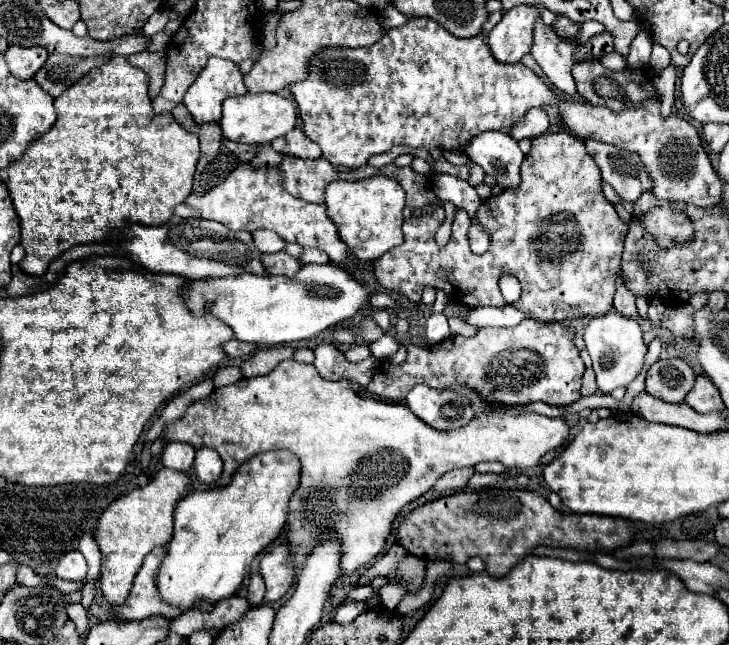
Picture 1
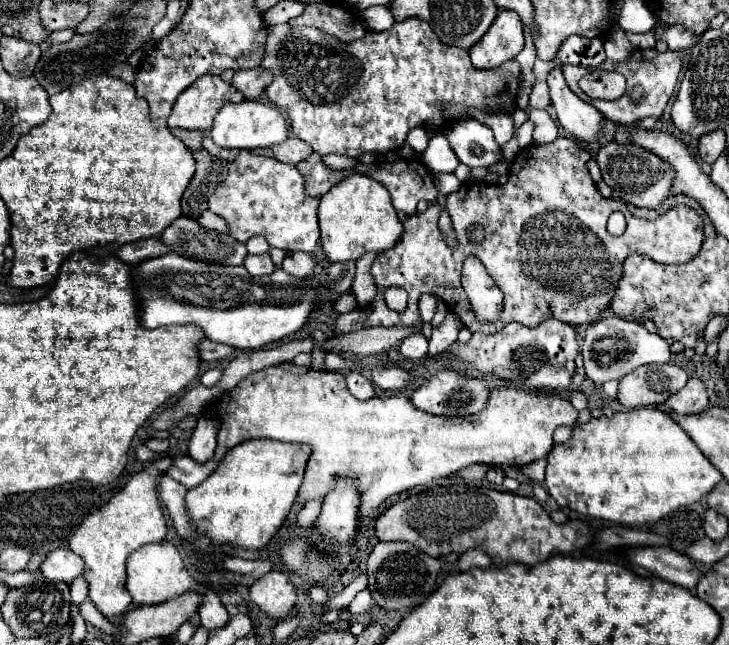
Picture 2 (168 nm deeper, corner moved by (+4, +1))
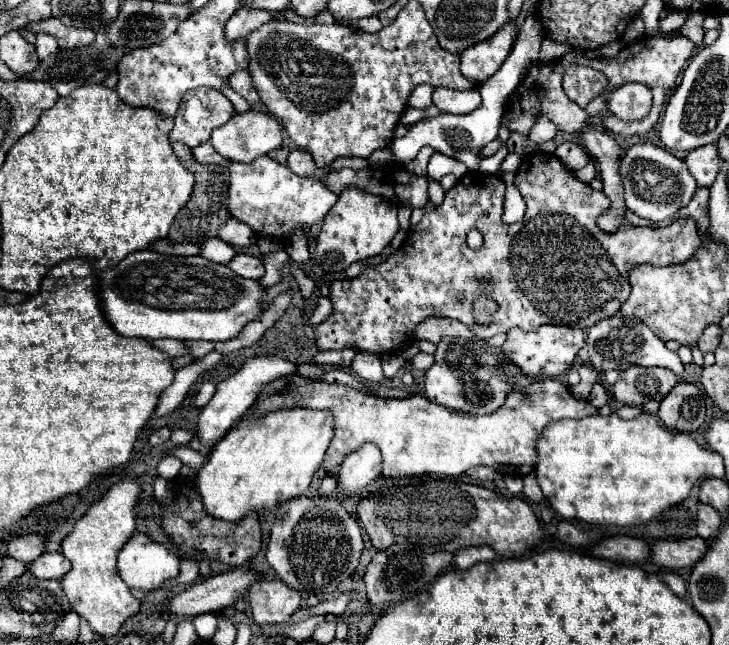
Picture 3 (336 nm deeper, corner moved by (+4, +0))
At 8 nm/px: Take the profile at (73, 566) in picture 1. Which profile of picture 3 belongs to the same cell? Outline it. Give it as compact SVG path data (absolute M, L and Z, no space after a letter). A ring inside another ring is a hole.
M44 552L38 560L28 564L28 570L38 578L56 578L60 580L70 568L70 560L62 552Z

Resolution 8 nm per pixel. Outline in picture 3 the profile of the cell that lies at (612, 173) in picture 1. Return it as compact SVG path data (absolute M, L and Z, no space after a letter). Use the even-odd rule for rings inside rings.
M650 142L636 144L624 154L620 174L624 180L624 200L628 210L648 220L666 220L674 216L680 208L684 208L692 200L698 188L684 160L676 158L668 150L658 148Z

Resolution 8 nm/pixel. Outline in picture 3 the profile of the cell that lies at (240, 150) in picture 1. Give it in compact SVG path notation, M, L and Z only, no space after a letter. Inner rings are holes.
M210 142L208 144L202 144L198 148L192 148L192 156L200 164L228 164L228 160L224 160L220 154L216 154L216 150L212 148Z

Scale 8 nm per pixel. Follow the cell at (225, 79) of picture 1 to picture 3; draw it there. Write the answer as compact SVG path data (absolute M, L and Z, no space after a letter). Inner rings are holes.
M196 88L180 102L170 142L182 142L190 148L200 146L210 140L214 128L226 124L232 116L234 106L222 92L214 88Z

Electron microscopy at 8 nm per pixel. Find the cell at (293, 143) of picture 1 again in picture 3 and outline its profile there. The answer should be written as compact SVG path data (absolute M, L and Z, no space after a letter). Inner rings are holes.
M292 150L288 156L288 168L298 176L310 176L318 182L324 182L328 176L328 168L316 168L312 156L304 150Z

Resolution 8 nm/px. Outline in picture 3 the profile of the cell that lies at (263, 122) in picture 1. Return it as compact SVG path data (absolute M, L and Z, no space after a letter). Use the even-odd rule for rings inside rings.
M250 110L250 112L244 112L244 114L234 114L232 120L228 120L228 124L216 128L212 132L210 142L212 142L214 150L220 156L224 156L224 158L228 158L232 162L248 164L248 162L268 154L270 150L274 150L274 148L278 148L282 144L282 128L272 116L268 116L264 112Z

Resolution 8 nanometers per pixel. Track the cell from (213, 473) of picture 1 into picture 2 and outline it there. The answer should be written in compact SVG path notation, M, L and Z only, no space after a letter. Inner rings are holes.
M200 417L188 443L188 455L196 463L206 463L214 457L214 449L216 449L216 421L210 417Z

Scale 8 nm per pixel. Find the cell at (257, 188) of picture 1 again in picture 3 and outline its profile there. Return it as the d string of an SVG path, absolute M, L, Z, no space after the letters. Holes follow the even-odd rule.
M260 156L260 160L254 160L252 164L230 162L228 212L232 218L248 224L256 236L270 236L286 242L296 226L310 228L322 220L336 200L338 196L324 184L312 178L296 176L288 166L278 164L270 156Z

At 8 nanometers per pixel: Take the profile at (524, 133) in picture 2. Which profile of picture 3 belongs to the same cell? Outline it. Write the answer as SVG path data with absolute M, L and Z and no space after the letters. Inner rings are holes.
M542 120L542 122L536 122L536 124L532 126L532 130L530 130L528 138L530 138L532 142L536 142L536 144L542 144L542 142L554 140L556 132L558 132L558 130L556 130L556 126L554 126L552 122L548 122L548 120Z

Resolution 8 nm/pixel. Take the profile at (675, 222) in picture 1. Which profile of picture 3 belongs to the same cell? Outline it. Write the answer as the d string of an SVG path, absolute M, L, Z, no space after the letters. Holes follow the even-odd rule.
M534 152L534 154L524 156L524 162L522 162L522 166L520 166L520 172L518 172L516 178L514 178L514 186L520 190L520 194L522 194L522 198L526 200L526 206L528 206L528 210L526 210L522 222L516 222L516 224L504 224L504 222L502 222L502 204L504 204L504 190L506 190L506 188L498 188L498 180L496 180L494 174L468 172L466 176L462 176L462 178L458 180L458 184L456 184L454 188L450 188L450 190L446 192L444 202L442 202L438 208L434 208L434 210L430 210L428 214L424 214L424 218L420 220L420 224L414 228L412 236L404 242L404 246L402 246L398 252L394 252L392 256L388 256L382 264L366 268L358 278L352 278L352 280L336 280L336 282L332 282L332 284L330 284L330 300L332 300L334 310L332 310L332 314L330 314L322 324L318 324L316 330L314 330L314 334L316 334L316 348L318 348L318 350L358 348L358 352L376 354L376 356L382 356L382 358L384 358L384 356L386 356L386 358L388 358L388 356L396 356L396 354L400 354L402 350L406 350L406 348L416 340L416 338L414 338L414 328L416 328L420 322L424 322L426 318L430 318L430 316L456 318L456 320L460 320L462 324L468 324L468 328L472 328L472 332L474 332L478 338L482 338L482 340L488 340L488 338L492 338L492 336L496 336L496 334L500 334L500 332L508 332L510 328L516 328L516 326L522 328L522 330L526 330L526 332L528 332L528 330L536 330L536 328L542 326L542 324L570 326L570 328L590 328L592 324L596 324L596 320L614 316L614 314L620 310L622 302L628 300L628 296L630 296L628 272L630 272L636 264L640 264L640 262L642 262L642 264L644 264L644 262L646 262L646 264L654 264L654 266L680 264L680 262L684 262L684 260L690 260L690 256L694 256L694 252L700 248L700 236L698 236L698 232L696 232L696 226L692 224L692 220L686 220L686 218L678 218L678 220L674 220L674 222L672 222L670 226L666 226L666 228L634 228L634 226L630 226L630 224L624 222L624 224L620 226L620 232L614 232L612 236L600 232L600 230L596 228L596 216L600 216L600 212L604 212L604 208L608 208L608 198L606 198L602 192L592 190L588 184L576 180L576 178L570 174L570 170L568 170L554 154ZM472 228L480 230L480 234L482 234L482 238L484 238L484 244L482 244L482 248L478 248L478 250L472 250L472 248L468 248L468 244L466 244L466 234L468 234ZM482 280L484 280L488 286L482 286ZM458 294L464 294L462 304L456 300ZM482 294L488 294L488 296L494 298L494 302L498 304L498 310L496 310L496 314L492 316L492 322L486 324L486 326L480 326L480 324L472 322L472 320L474 320L474 314L472 314L474 298L478 298L478 296L482 296Z

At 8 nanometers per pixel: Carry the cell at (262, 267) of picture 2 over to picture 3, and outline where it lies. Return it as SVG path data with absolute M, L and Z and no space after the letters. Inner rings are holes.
M238 252L228 264L226 264L232 272L236 272L242 278L250 278L250 280L260 280L264 276L264 264L260 258L254 258L250 254L242 254Z

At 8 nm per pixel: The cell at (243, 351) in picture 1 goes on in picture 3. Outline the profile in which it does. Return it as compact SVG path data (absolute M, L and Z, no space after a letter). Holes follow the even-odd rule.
M150 340L150 344L166 352L168 356L184 356L190 352L182 340Z

